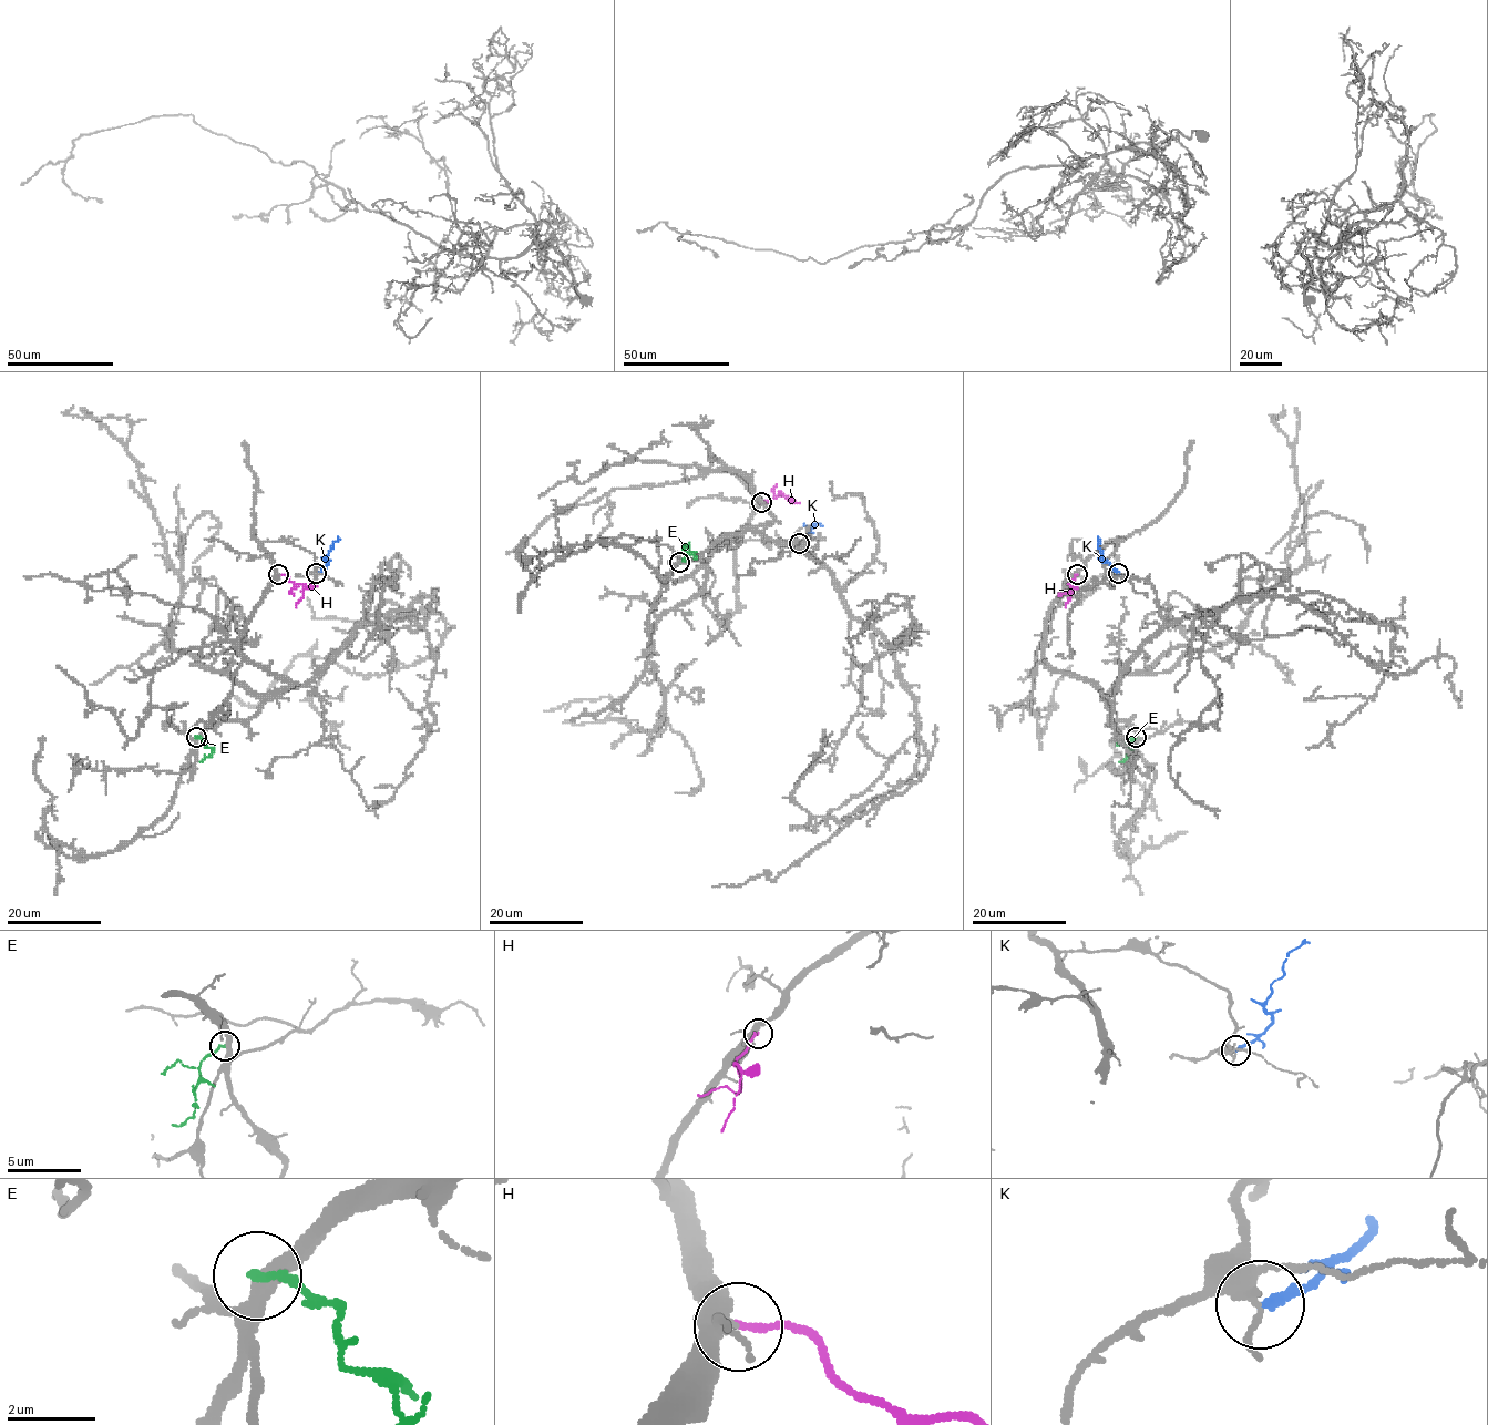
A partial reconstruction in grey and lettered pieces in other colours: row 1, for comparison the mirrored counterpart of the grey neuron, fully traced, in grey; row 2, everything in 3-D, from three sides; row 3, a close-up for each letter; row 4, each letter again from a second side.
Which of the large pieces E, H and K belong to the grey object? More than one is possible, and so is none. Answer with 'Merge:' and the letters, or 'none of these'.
Merge: H

